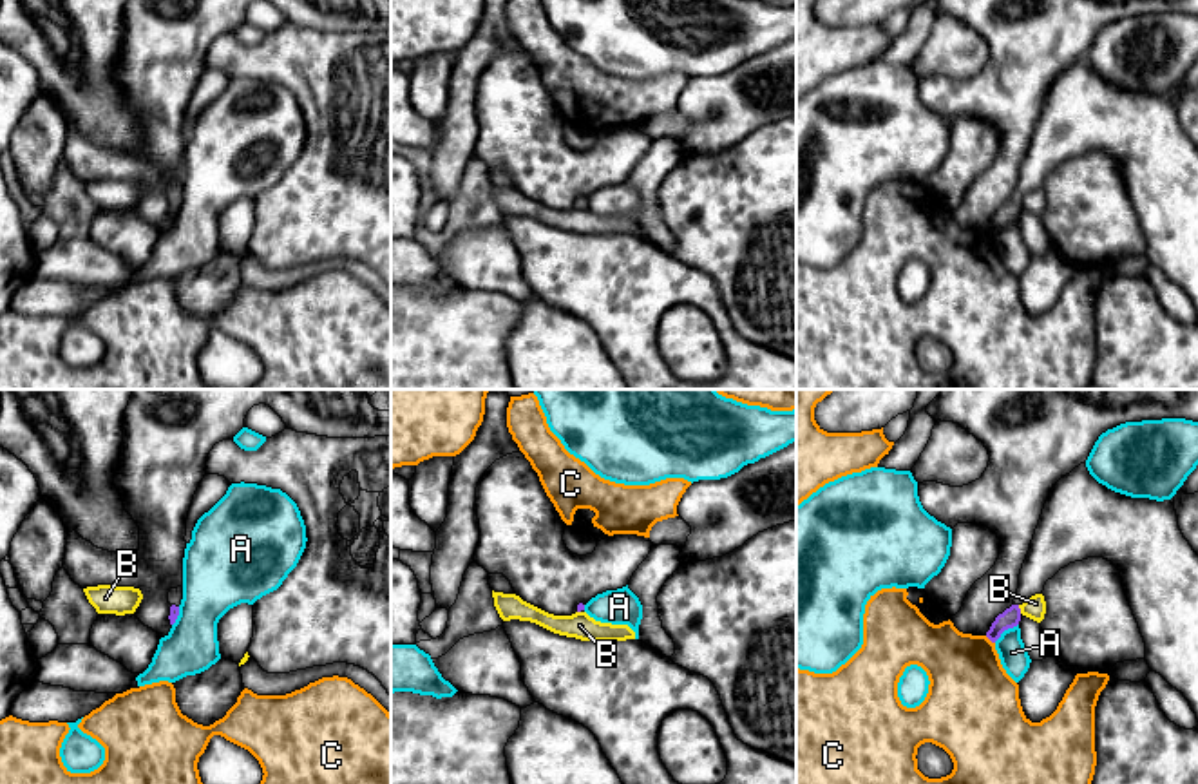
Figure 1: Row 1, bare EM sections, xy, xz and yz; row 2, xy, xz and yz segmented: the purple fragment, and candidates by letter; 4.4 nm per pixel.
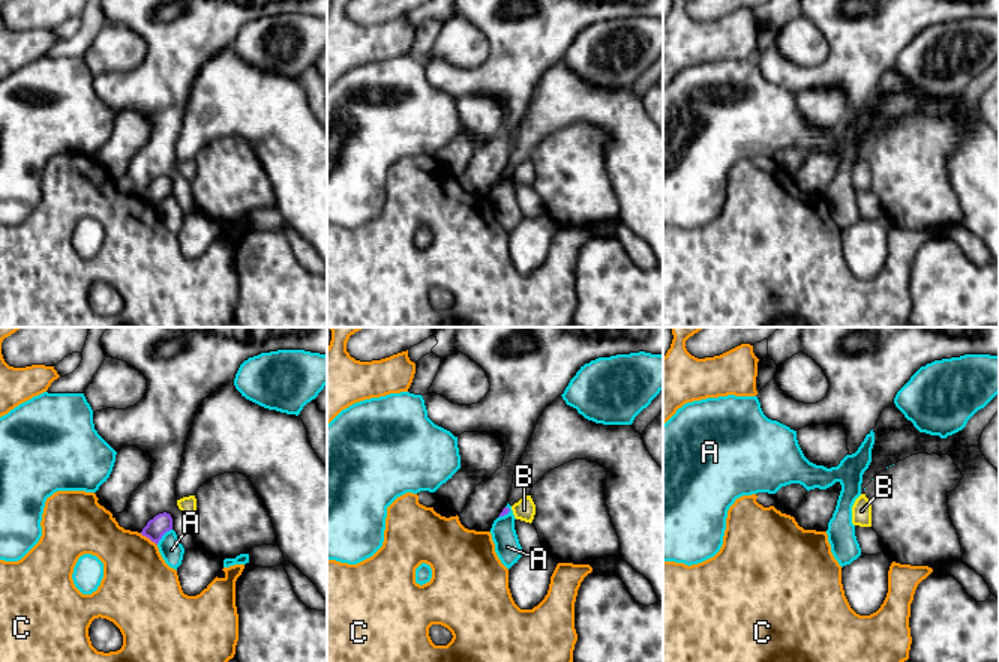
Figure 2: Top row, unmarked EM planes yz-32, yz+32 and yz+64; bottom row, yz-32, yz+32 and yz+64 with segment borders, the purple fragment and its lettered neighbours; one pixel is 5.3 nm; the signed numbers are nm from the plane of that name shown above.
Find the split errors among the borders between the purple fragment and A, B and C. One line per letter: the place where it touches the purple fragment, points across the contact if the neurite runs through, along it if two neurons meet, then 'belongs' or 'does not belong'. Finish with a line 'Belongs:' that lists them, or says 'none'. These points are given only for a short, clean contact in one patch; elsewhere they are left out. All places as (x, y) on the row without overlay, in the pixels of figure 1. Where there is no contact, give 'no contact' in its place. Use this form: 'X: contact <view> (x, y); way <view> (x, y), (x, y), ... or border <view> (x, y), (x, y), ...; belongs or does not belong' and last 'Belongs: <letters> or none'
A: contact yz (1005, 223); does not belong
B: contact yz (1019, 203); border yz (1017, 200), (1021, 207); does not belong
C: contact yz (990, 234); border yz (985, 230), (994, 238); does not belong
Belongs: none

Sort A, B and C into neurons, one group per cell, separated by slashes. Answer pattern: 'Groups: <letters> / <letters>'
Groups: A / B / C

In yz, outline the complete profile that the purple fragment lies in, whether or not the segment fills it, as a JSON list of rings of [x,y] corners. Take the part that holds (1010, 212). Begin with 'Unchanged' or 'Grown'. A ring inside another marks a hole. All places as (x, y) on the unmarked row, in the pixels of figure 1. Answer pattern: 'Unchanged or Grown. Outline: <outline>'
Unchanged. Outline: [[[1012,199],[1010,203],[1006,203],[1003,208],[995,212],[990,225],[986,226],[986,232],[992,237],[995,237],[1004,225],[1017,221],[1019,215],[1021,215],[1021,203],[1019,199]]]

